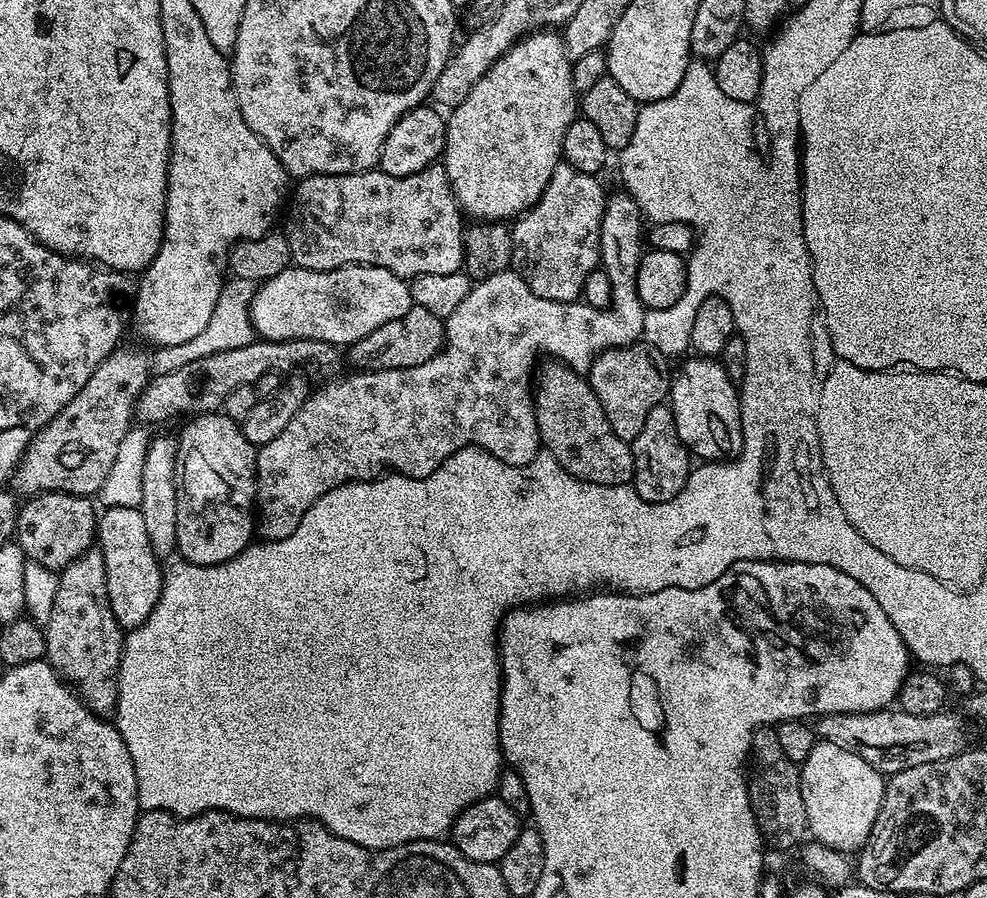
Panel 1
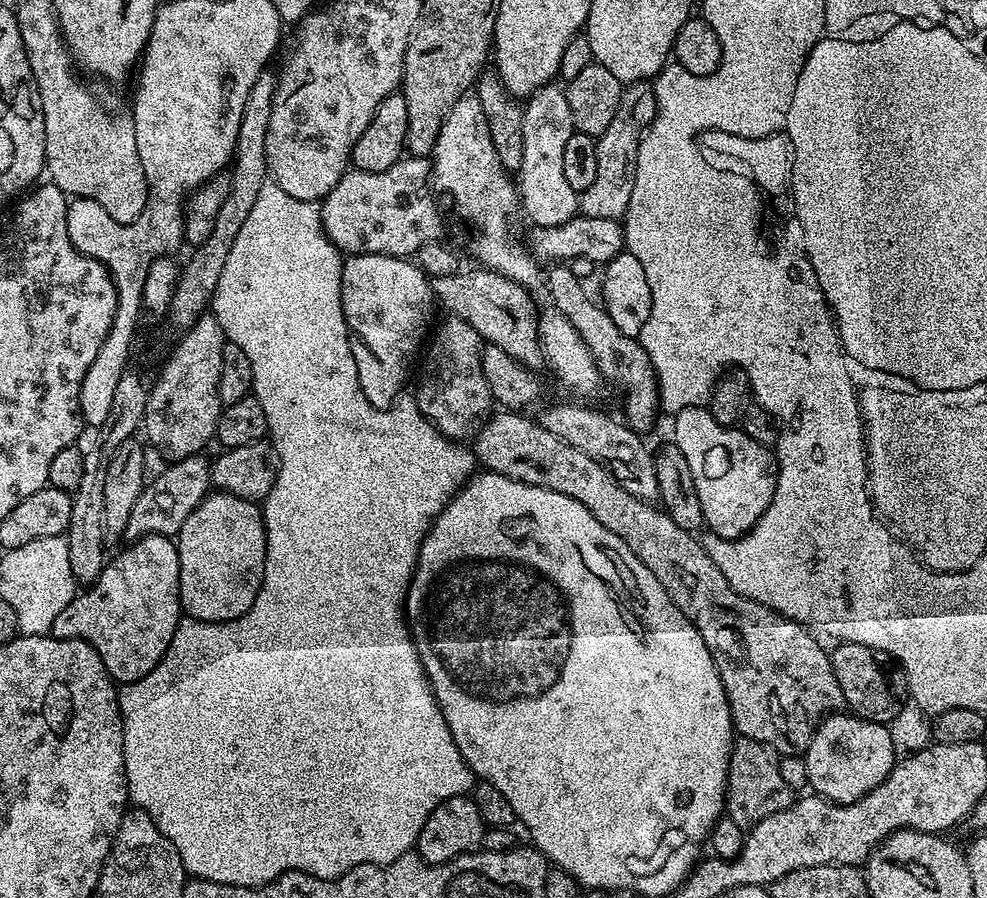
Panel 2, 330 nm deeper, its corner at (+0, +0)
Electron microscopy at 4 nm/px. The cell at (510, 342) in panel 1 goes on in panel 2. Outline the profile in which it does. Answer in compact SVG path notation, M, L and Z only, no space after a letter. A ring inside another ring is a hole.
M641 82L625 87L618 102L618 110L614 110L614 118L610 126L606 126L606 130L597 139L598 171L594 174L594 182L590 185L590 190L579 193L579 215L620 220L626 214L630 206L630 194L634 194L638 150L646 131L643 122L651 121L655 112L656 95L651 83Z

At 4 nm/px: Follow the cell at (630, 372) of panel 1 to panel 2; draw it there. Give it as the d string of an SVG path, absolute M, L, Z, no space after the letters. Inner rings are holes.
M554 264L546 272L546 284L552 298L553 309L571 322L575 332L586 342L595 364L599 368L601 377L620 386L624 393L624 422L633 431L644 434L653 424L656 414L660 412L659 388L656 372L653 370L649 356L641 346L639 339L622 334L618 326L611 321L603 305L588 298L584 292L583 281L574 274L572 268L566 264Z

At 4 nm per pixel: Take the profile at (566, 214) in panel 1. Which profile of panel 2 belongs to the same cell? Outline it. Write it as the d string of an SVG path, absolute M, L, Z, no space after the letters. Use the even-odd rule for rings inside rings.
M555 83L545 84L527 97L523 105L522 166L518 173L518 204L537 228L558 226L578 212L578 193L570 190L562 167L562 146L574 130L566 91Z

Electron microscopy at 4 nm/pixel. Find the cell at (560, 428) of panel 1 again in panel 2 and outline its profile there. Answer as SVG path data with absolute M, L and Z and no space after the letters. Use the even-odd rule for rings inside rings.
M461 270L449 276L431 277L432 295L438 301L439 307L441 304L455 319L474 326L481 341L498 346L498 350L512 356L520 365L536 370L536 367L542 364L542 349L538 339L538 308L532 305L532 300L528 297L531 295L525 289L513 284L511 280L505 280L503 276L498 276L494 272L475 271Z

